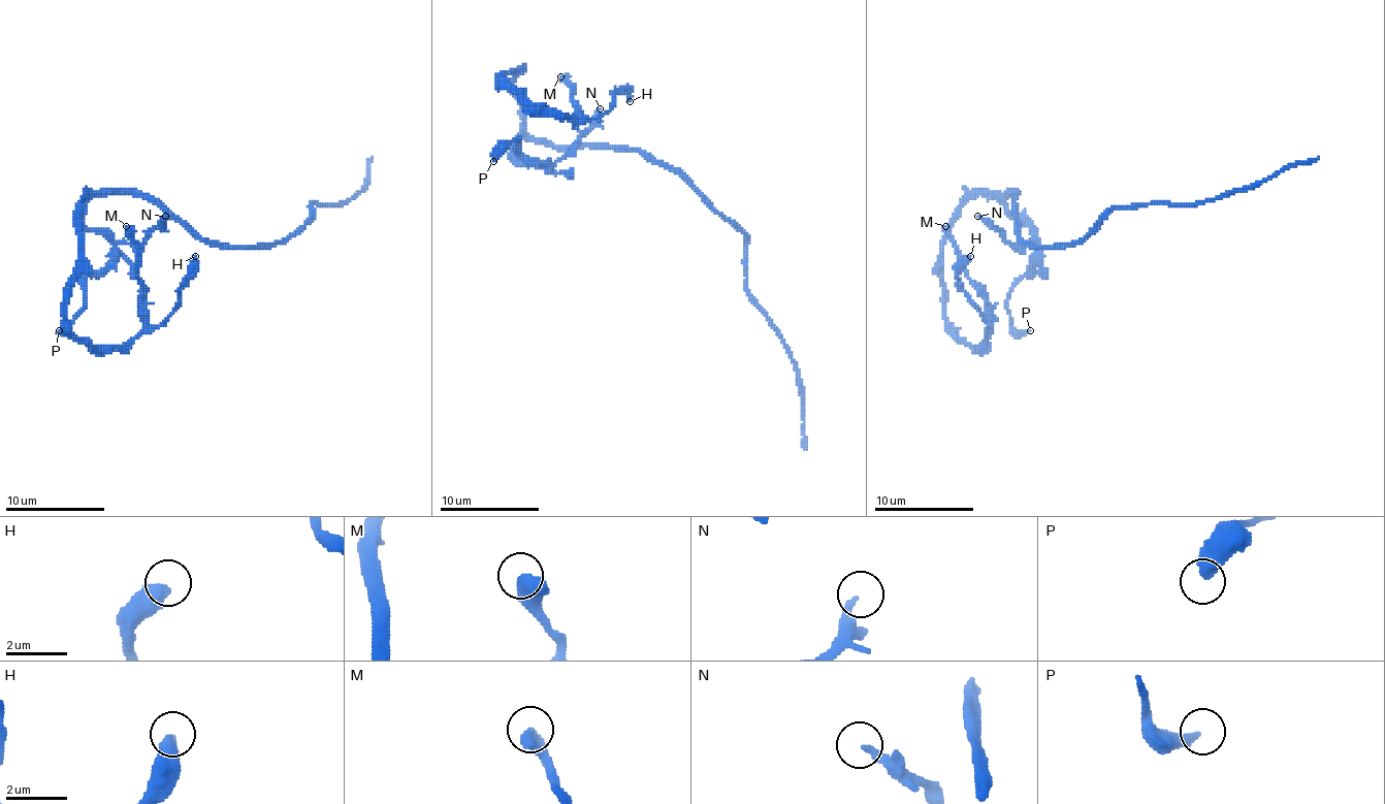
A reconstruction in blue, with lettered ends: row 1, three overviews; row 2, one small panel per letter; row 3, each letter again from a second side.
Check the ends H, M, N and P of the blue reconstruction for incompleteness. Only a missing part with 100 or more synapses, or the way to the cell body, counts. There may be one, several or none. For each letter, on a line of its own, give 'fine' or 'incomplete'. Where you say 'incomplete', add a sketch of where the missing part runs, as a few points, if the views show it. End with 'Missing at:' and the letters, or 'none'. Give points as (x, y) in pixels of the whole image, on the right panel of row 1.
H: fine
M: fine
N: fine
P: fine
Missing at: none

